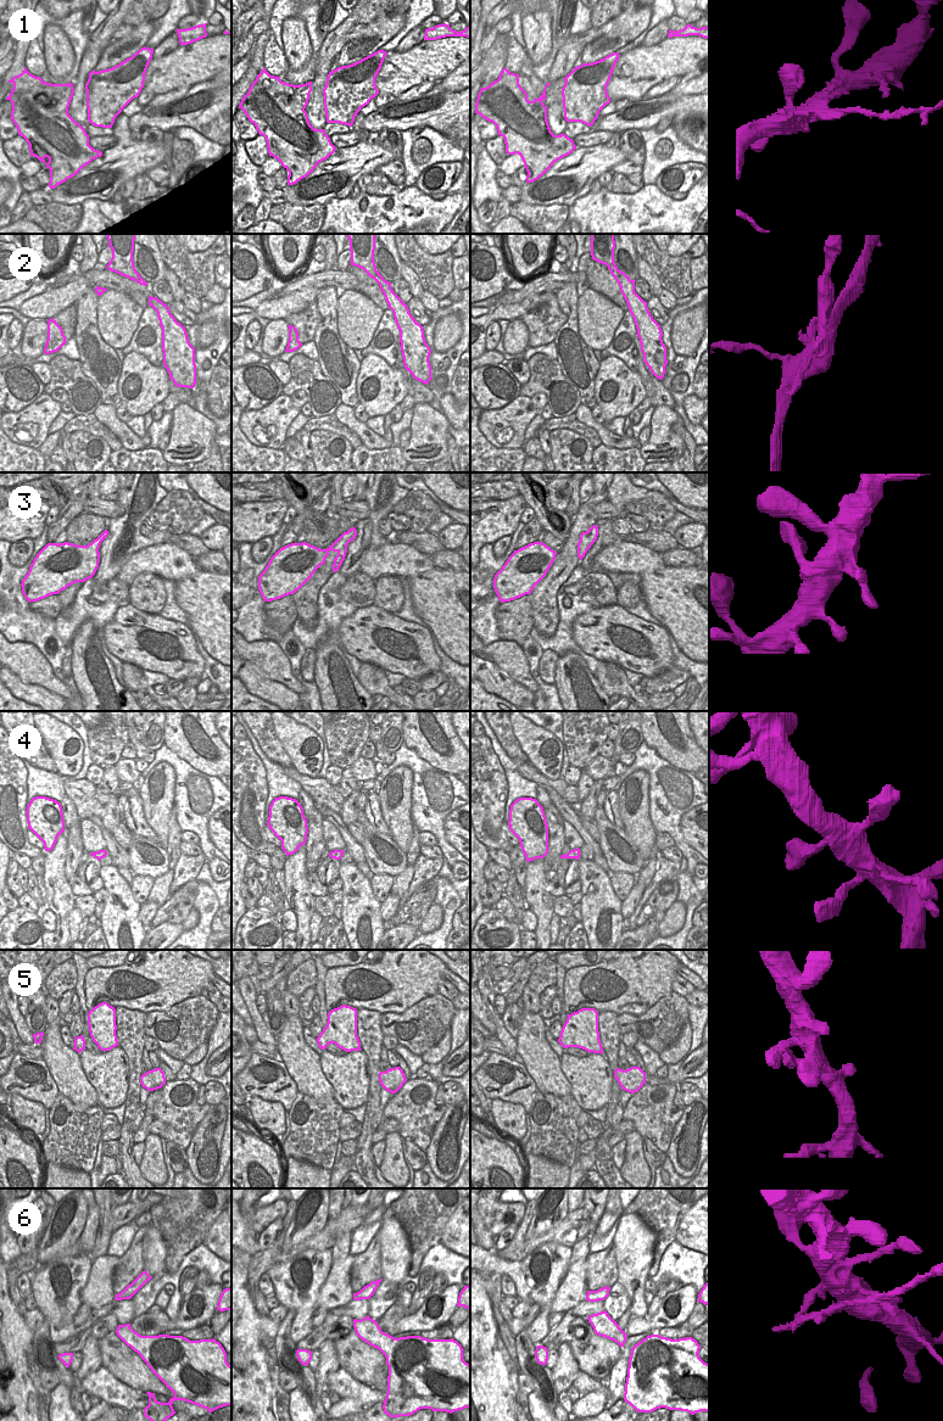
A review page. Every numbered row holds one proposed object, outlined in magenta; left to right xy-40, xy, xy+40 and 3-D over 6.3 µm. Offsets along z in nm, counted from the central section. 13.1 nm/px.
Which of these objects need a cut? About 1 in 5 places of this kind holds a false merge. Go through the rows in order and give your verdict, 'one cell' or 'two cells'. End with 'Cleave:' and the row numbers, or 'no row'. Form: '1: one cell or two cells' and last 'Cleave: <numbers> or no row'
1: two cells
2: two cells
3: one cell
4: one cell
5: one cell
6: two cells
Cleave: 1, 2, 6

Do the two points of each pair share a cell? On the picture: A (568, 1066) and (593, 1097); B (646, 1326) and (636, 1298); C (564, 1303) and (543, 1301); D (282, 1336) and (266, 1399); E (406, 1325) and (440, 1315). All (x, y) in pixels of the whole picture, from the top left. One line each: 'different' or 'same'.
A: same
B: different
C: different
D: different
E: same

